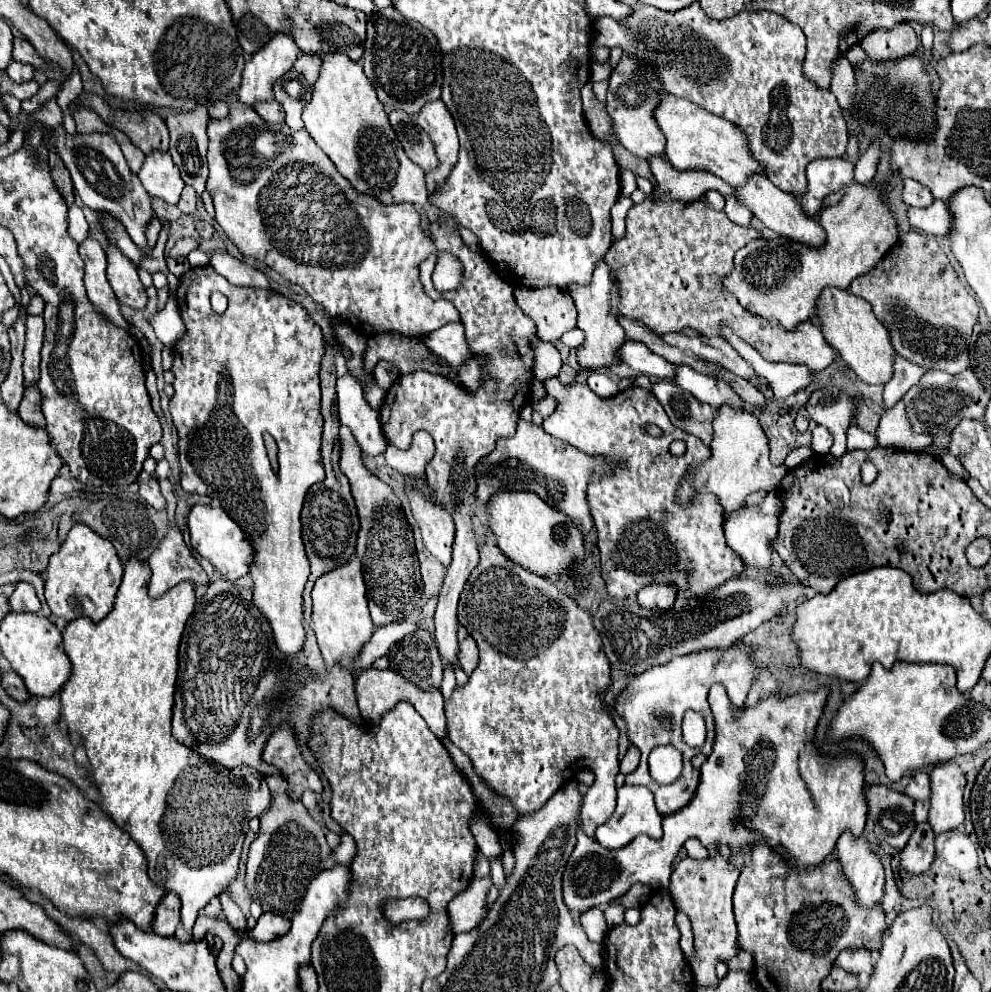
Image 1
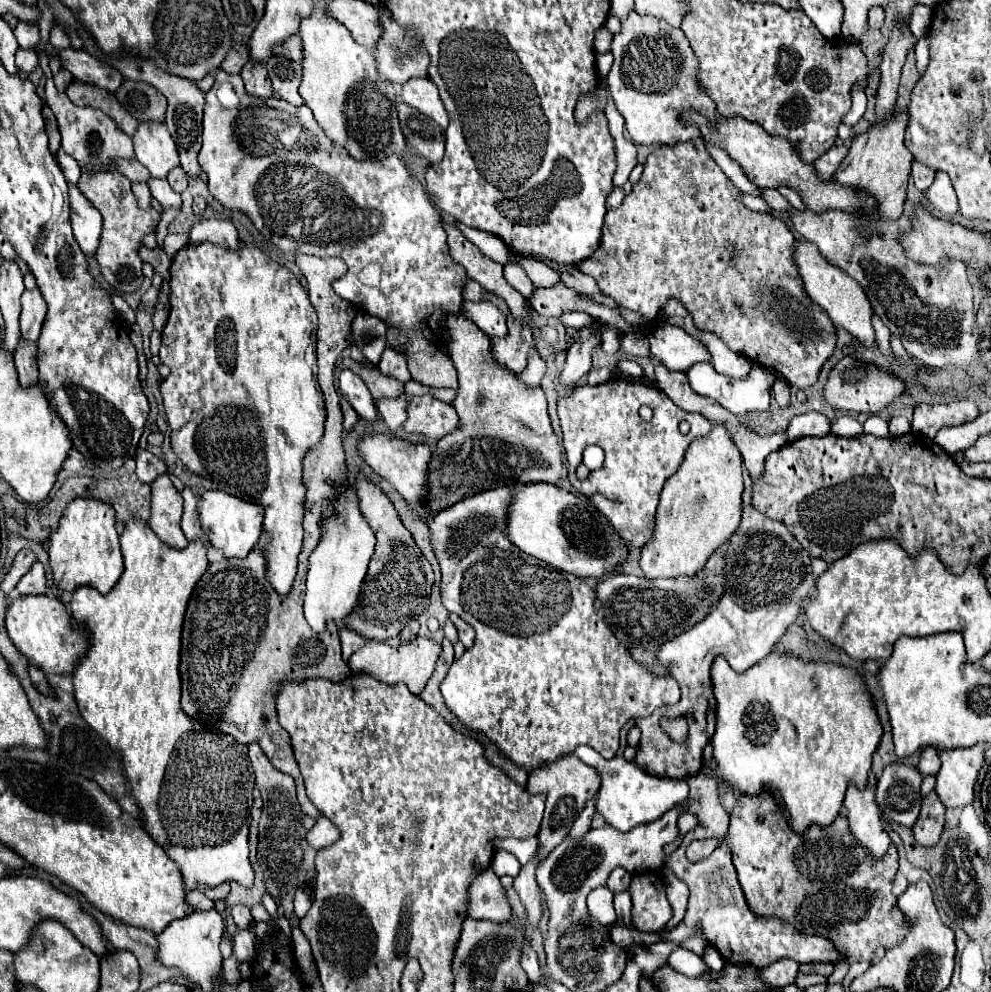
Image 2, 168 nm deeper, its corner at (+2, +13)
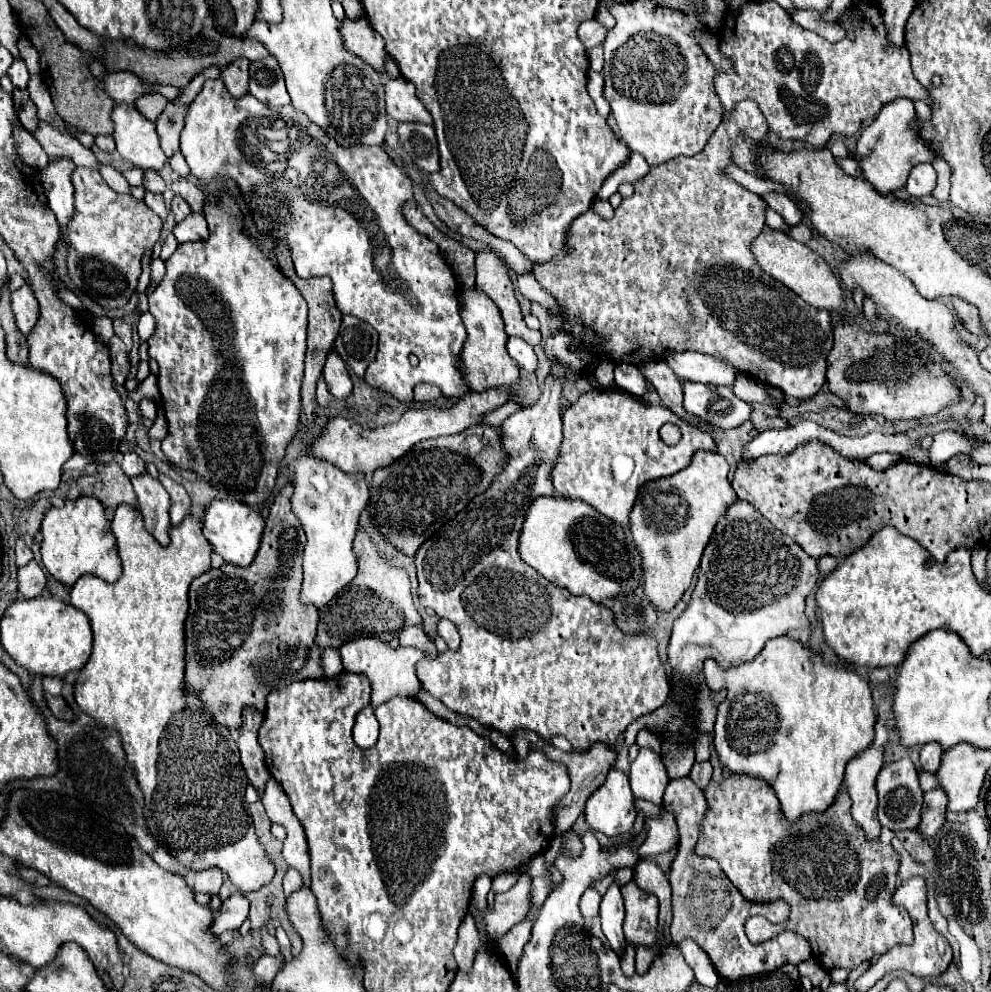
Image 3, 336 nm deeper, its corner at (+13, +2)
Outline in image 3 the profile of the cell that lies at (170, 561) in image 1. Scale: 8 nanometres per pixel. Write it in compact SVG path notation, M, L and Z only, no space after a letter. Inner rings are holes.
M149 474L131 478L131 484L135 488L137 506L139 506L139 512L143 516L147 532L153 538L157 538L157 542L161 546L169 546L169 528L171 528L169 508L171 508L171 500L169 500L167 490L161 486L161 482L151 478Z

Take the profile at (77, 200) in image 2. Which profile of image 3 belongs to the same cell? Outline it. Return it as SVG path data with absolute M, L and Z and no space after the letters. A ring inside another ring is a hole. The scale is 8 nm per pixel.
M67 158L49 162L49 166L41 170L41 180L43 180L45 194L49 198L49 208L55 212L63 232L69 226L69 220L73 218L73 212L75 212L73 184L69 178L73 170L75 170L75 164Z

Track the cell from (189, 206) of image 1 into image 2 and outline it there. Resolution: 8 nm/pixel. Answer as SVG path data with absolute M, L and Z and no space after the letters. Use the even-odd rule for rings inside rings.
M176 167L176 169L172 169L170 173L168 173L168 183L170 183L170 187L176 191L176 193L182 193L184 189L186 189L186 171L182 169L182 167Z

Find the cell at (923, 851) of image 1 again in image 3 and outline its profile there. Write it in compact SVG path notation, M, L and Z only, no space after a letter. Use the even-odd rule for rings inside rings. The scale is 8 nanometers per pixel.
M935 788L925 794L925 802L921 808L921 824L917 826L921 836L925 836L925 840L931 838L943 826L945 808L947 808L947 796L943 790Z

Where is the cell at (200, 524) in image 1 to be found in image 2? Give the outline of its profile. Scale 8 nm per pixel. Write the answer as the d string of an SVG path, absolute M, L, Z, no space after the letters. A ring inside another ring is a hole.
M206 491L200 497L198 515L200 515L202 529L206 531L210 543L214 547L222 549L224 557L240 557L240 559L244 559L260 539L262 519L264 519L262 505L242 501L242 499L238 499L238 497L234 497L234 495L226 493L226 491Z

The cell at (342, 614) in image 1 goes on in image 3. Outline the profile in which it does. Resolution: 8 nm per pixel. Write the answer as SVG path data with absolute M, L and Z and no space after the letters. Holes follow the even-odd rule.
M307 456L291 462L289 470L293 472L291 482L295 486L295 492L291 496L293 512L301 520L307 534L303 556L303 584L299 596L301 604L323 608L357 574L353 538L357 532L359 514L369 498L367 480L361 474L345 474L321 458Z

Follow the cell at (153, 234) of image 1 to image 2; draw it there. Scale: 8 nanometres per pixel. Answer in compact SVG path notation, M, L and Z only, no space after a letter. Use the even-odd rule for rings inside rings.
M132 183L132 191L134 191L140 207L150 207L152 195L150 195L150 189L148 189L146 183Z

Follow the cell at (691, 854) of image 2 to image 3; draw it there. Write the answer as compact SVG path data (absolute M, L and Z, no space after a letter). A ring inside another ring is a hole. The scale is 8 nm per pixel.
M729 774L721 784L711 782L705 788L705 798L709 802L709 810L703 820L695 854L717 860L745 900L761 904L771 898L783 898L789 902L791 916L779 924L779 930L793 930L809 942L827 942L827 970L853 970L873 956L883 956L897 944L913 942L909 914L891 904L897 884L899 856L881 840L865 840L861 828L857 828L849 816L851 800L845 792L839 792L825 812L805 814L795 822L789 822L781 814L773 788L759 778Z

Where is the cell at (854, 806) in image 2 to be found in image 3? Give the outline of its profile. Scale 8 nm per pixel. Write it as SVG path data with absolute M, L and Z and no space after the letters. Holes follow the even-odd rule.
M869 746L857 758L847 764L843 788L851 798L851 816L865 832L867 840L875 840L881 834L877 820L877 794L875 778L883 766L883 748Z

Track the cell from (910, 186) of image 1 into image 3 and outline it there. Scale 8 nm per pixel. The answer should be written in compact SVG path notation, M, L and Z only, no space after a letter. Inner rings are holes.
M917 164L913 166L909 178L907 178L907 184L905 184L905 190L913 196L913 198L921 198L921 196L927 196L933 192L935 188L935 170L931 164Z

